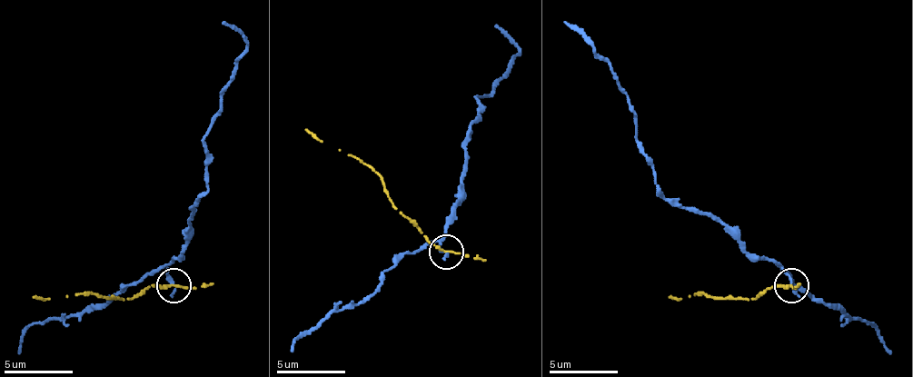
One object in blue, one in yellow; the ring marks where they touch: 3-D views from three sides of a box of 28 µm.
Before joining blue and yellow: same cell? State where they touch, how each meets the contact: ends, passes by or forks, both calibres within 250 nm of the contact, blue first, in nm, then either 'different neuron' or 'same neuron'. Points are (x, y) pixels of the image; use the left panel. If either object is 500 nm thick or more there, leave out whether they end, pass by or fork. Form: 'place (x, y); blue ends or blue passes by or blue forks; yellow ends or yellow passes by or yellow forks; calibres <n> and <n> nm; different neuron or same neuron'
place (173, 285); blue ends; yellow passes by; calibres 300 and 200 nm; different neuron

